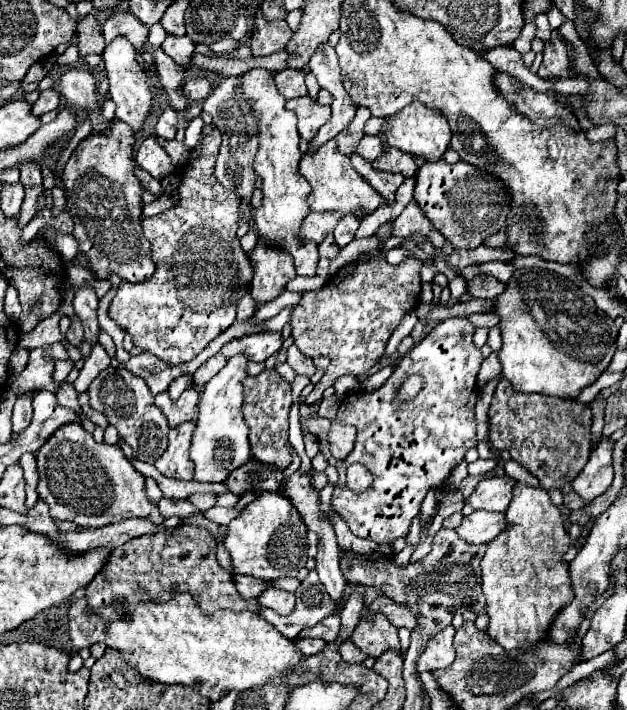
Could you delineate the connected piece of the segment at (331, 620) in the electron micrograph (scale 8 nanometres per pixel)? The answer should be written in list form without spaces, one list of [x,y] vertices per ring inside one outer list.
[[[330,614],[328,618],[324,618],[316,626],[312,626],[312,630],[304,630],[302,636],[312,636],[312,638],[322,638],[326,642],[334,642],[338,638],[338,634],[340,634],[340,618]]]

